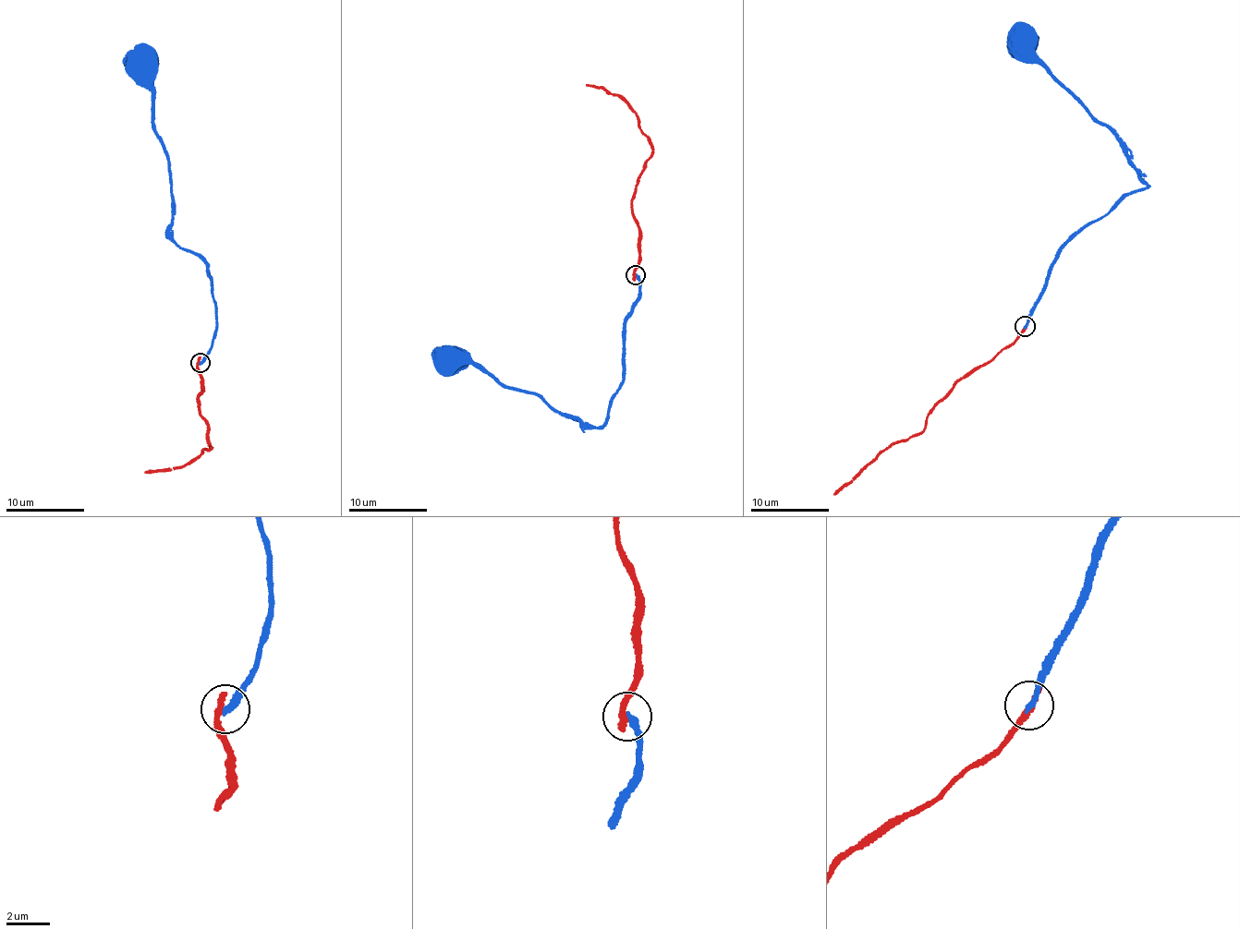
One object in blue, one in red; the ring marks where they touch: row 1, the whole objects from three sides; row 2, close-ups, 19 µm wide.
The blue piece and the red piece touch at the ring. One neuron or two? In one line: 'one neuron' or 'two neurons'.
two neurons

